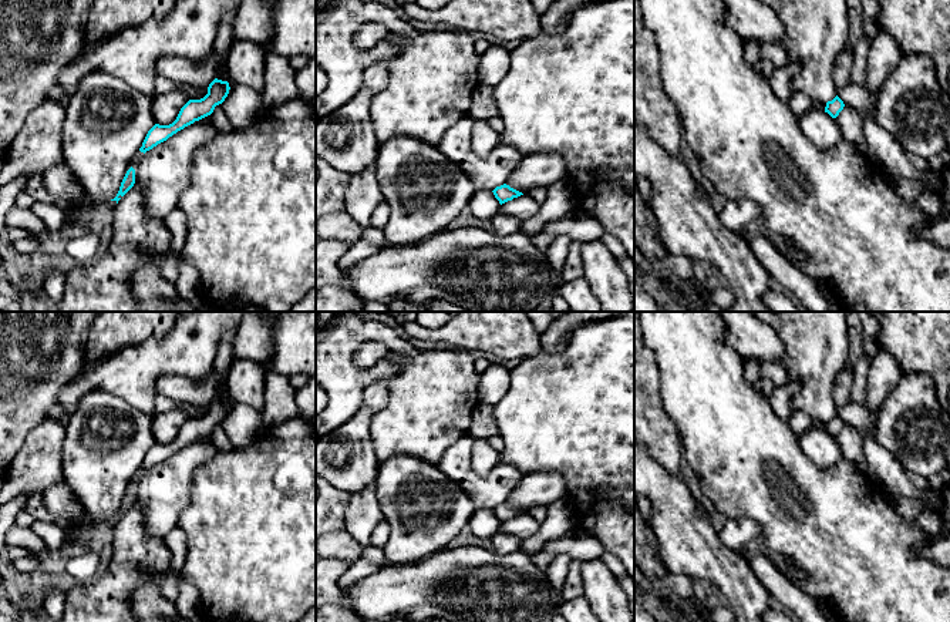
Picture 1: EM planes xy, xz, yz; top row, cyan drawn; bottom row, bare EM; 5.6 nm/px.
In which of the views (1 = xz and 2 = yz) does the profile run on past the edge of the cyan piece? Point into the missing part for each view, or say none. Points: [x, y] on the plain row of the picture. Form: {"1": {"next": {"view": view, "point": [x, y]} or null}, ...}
{"1": {"next": null}, "2": {"next": null}}

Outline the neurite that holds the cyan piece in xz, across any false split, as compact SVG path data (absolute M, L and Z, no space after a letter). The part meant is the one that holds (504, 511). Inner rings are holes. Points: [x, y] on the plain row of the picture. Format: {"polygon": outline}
{"polygon": "M506 502L496 505L492 511L493 511L495 517L499 520L501 524L508 521L508 520L512 520L513 517L523 514L522 511L511 507Z"}

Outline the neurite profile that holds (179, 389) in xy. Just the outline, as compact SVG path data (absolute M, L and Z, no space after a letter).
M212 370L205 379L192 381L176 374L165 374L156 380L156 393L174 401L208 406L216 396L218 387L228 379Z

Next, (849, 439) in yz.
M845 424L835 438L842 450L842 457L858 467L862 467L863 464L862 431L850 424Z

